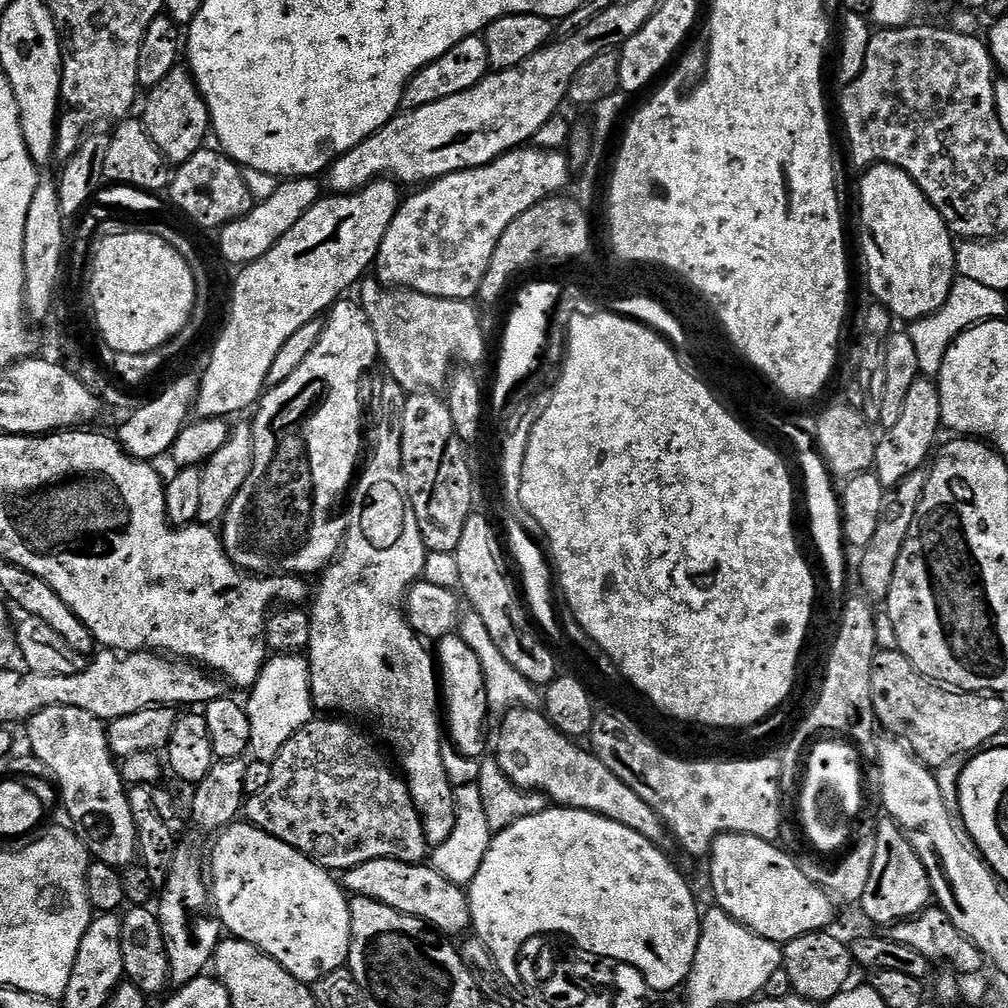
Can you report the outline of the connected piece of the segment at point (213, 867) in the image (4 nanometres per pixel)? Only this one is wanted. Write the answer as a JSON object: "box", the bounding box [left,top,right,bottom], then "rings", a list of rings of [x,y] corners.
{"box":[210,822,352,986],"rings":[[[247,822],[230,824],[217,836],[220,837],[217,838],[216,845],[212,848],[212,860],[210,856],[210,887],[212,889],[212,902],[216,906],[217,914],[220,915],[223,931],[229,937],[250,942],[258,950],[262,950],[267,956],[274,958],[290,974],[294,974],[294,978],[298,978],[303,984],[309,986],[315,985],[317,980],[321,980],[322,977],[345,967],[352,945],[352,923],[350,922],[350,900],[341,881],[327,868],[315,864],[309,856],[303,856],[298,850],[286,846],[286,842],[278,842],[278,838],[266,834],[261,828],[255,828],[254,825]]]}

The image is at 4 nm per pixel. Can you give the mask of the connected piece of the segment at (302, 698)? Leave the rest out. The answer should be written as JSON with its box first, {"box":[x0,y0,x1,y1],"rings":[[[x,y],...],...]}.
{"box":[246,655,314,760],"rings":[[[273,655],[260,669],[256,685],[247,693],[246,707],[250,718],[250,752],[255,759],[275,760],[286,742],[314,718],[312,683],[308,661],[303,655]]]}

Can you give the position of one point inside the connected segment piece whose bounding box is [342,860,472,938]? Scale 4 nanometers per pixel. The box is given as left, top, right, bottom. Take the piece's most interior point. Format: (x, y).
(417, 890)

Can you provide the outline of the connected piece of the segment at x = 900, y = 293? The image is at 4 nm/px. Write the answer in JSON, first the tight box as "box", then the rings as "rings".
{"box":[860,164,958,322],"rings":[[[874,164],[860,180],[860,224],[864,233],[860,244],[864,247],[864,264],[868,267],[868,288],[876,295],[897,321],[911,322],[934,314],[946,302],[958,279],[956,244],[948,224],[936,207],[922,194],[910,174],[892,164]]]}

